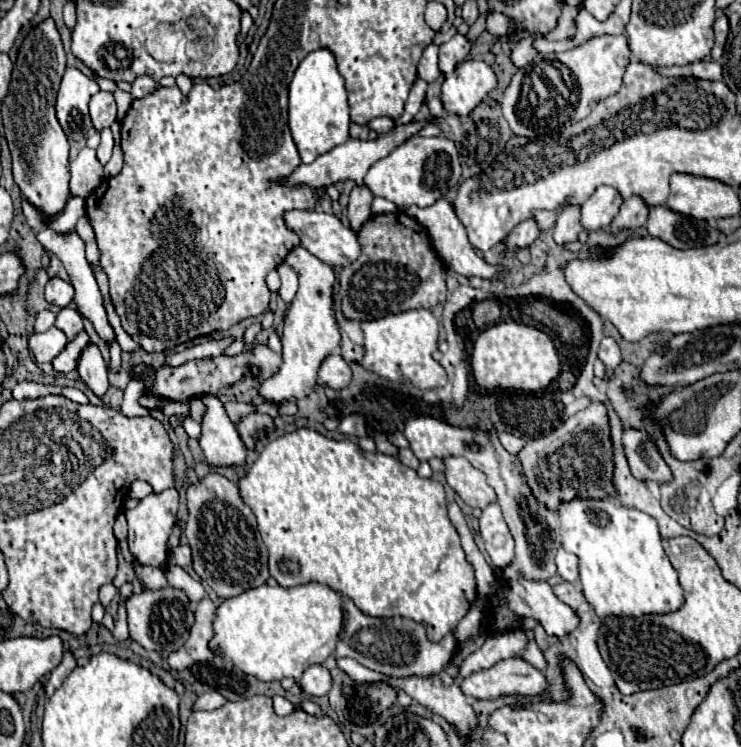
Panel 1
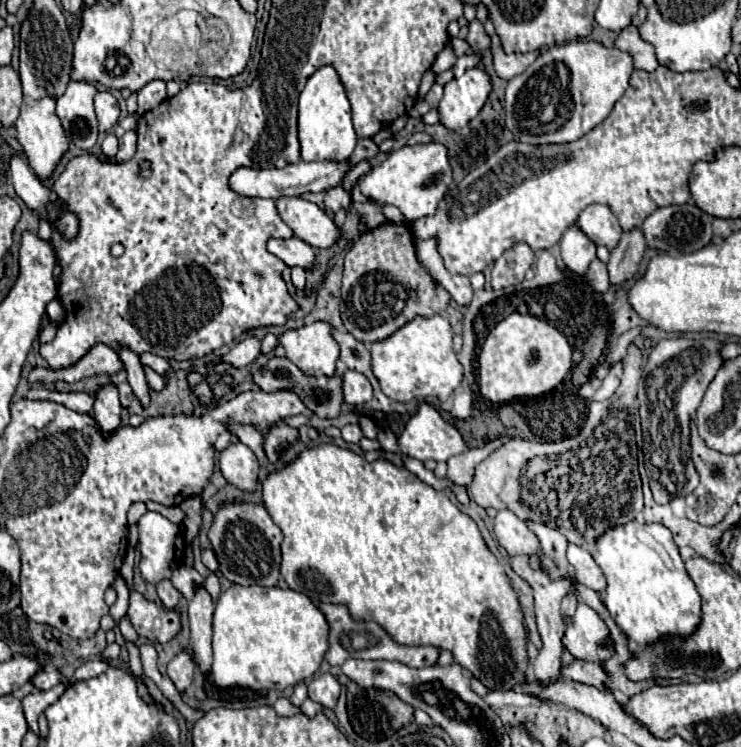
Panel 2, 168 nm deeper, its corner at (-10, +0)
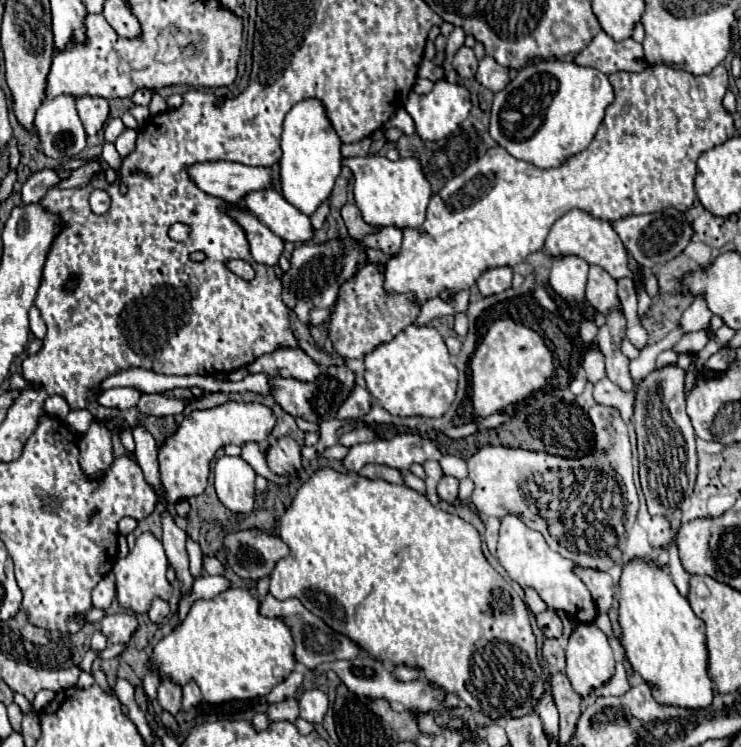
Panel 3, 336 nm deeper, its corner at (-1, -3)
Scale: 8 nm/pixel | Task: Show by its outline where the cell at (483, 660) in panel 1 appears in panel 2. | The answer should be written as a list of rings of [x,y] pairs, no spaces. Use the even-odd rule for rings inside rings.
[[[573,659],[573,663],[569,665],[561,665],[561,675],[569,677],[573,681],[585,683],[585,685],[593,685],[597,689],[607,689],[603,675],[607,679],[607,673],[603,673],[603,666],[597,663],[583,661],[583,659]]]

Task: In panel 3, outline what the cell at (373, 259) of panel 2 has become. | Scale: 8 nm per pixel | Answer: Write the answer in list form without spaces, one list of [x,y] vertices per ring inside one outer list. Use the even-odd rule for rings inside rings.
[[[366,248],[366,254],[368,254],[368,264],[350,282],[342,286],[338,304],[330,318],[328,336],[332,340],[334,352],[344,360],[364,358],[378,344],[390,342],[402,328],[410,326],[420,312],[414,300],[402,300],[402,296],[386,296],[386,292],[382,292],[382,274],[378,272],[376,264],[386,262],[388,256],[372,248]]]

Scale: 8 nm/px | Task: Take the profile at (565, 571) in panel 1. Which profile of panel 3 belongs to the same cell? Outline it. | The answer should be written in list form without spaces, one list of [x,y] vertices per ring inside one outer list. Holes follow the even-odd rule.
[[[578,568],[576,572],[578,572],[578,576],[582,576],[582,582],[586,584],[592,598],[596,600],[598,610],[610,612],[610,608],[614,604],[614,594],[616,594],[612,576],[608,572],[598,572],[598,570],[590,570],[590,568]]]

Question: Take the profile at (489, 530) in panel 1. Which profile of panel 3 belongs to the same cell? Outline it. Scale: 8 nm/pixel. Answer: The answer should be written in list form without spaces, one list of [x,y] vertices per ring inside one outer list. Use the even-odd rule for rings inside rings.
[[[508,514],[502,518],[496,558],[514,582],[518,582],[522,588],[524,586],[534,588],[550,608],[564,610],[572,622],[590,624],[596,618],[596,604],[594,604],[588,588],[584,586],[584,582],[574,572],[574,568],[578,564],[572,560],[566,560],[558,552],[550,550],[544,536],[540,532],[528,528],[518,516]]]

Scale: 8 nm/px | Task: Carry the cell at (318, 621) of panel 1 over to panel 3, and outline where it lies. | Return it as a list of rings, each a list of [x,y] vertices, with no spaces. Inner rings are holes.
[[[228,588],[210,600],[196,600],[178,628],[164,636],[154,648],[146,662],[146,668],[156,666],[160,680],[170,680],[178,686],[196,682],[204,700],[210,704],[222,704],[230,700],[250,700],[266,696],[276,684],[294,670],[294,640],[290,628],[278,618],[266,618],[258,612],[258,600],[250,596],[246,588]]]

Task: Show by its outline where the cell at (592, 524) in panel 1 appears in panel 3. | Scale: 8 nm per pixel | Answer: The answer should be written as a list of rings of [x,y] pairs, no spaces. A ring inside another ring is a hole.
[[[632,560],[622,568],[622,582],[618,582],[620,596],[620,628],[622,628],[622,644],[626,648],[626,658],[632,664],[632,670],[642,676],[642,680],[650,686],[654,700],[662,706],[682,706],[692,710],[704,710],[712,704],[716,686],[708,674],[708,650],[704,628],[706,624],[692,612],[688,600],[676,590],[666,568],[648,566],[642,560]]]

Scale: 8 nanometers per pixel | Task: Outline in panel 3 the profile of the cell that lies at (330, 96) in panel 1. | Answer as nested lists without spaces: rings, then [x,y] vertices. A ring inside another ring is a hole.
[[[304,100],[296,104],[284,120],[282,158],[280,158],[280,190],[282,196],[302,214],[312,216],[318,206],[328,200],[334,182],[342,168],[340,138],[332,128],[322,104],[318,100]]]

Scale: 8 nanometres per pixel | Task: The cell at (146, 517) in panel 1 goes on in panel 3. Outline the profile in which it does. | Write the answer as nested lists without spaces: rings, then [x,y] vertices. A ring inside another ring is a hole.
[[[150,532],[140,534],[136,540],[136,546],[130,550],[130,554],[124,560],[118,560],[112,570],[116,574],[118,604],[134,614],[146,614],[150,610],[150,604],[154,598],[170,600],[172,586],[166,580],[166,568],[168,568],[168,560],[166,560],[162,542],[156,540]]]

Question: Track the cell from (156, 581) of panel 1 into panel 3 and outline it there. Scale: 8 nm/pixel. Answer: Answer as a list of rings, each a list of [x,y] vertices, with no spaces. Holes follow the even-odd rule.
[[[154,600],[150,610],[148,610],[148,618],[154,622],[154,624],[160,624],[170,612],[170,606],[166,600]]]

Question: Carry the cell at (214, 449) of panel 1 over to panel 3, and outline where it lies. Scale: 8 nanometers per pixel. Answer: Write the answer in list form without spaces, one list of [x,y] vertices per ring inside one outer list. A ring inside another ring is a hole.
[[[222,456],[216,462],[216,492],[220,502],[234,514],[254,510],[254,470],[240,456]]]

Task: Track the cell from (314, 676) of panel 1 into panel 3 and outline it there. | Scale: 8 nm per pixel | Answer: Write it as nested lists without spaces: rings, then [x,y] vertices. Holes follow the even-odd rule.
[[[308,690],[300,698],[300,718],[308,720],[310,724],[322,722],[328,710],[328,696],[322,690]]]

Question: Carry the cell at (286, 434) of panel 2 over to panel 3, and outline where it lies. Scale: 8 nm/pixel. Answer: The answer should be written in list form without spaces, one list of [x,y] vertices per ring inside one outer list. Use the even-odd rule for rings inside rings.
[[[290,436],[272,442],[266,452],[266,460],[268,460],[268,468],[274,474],[292,474],[302,468],[300,446]]]

